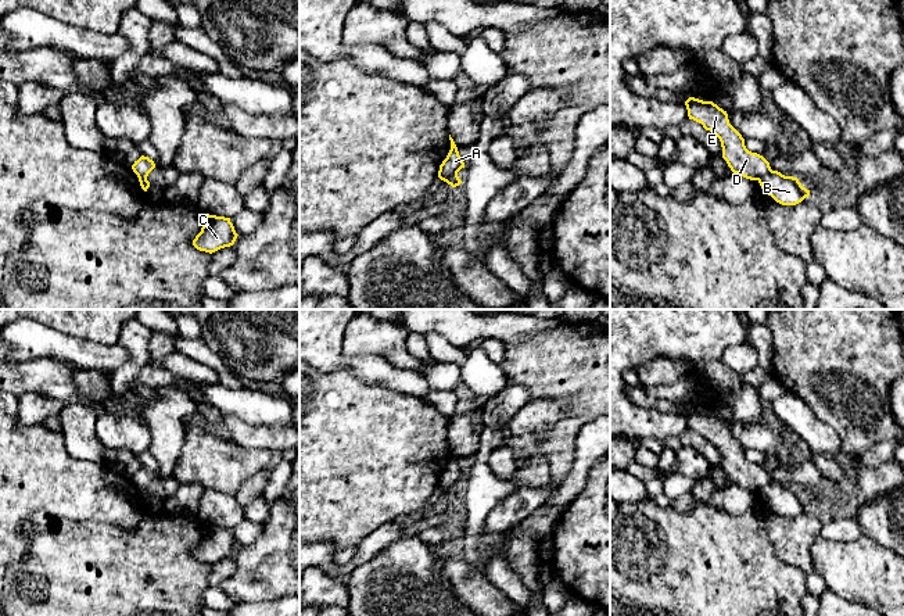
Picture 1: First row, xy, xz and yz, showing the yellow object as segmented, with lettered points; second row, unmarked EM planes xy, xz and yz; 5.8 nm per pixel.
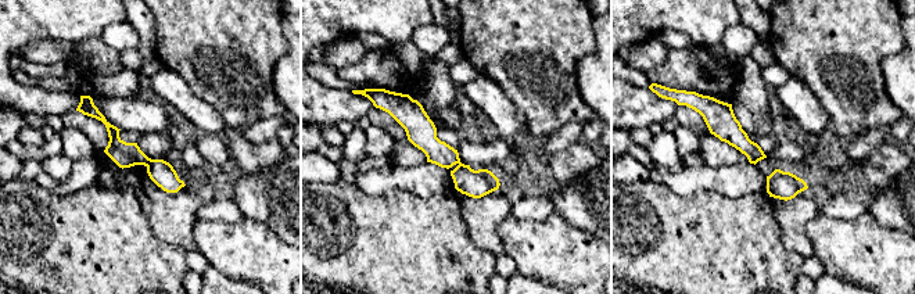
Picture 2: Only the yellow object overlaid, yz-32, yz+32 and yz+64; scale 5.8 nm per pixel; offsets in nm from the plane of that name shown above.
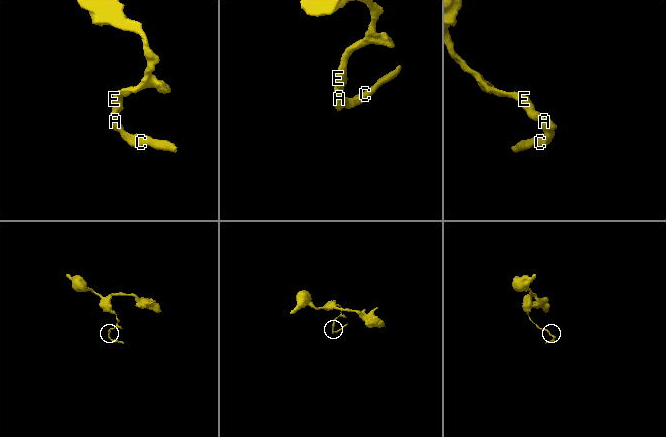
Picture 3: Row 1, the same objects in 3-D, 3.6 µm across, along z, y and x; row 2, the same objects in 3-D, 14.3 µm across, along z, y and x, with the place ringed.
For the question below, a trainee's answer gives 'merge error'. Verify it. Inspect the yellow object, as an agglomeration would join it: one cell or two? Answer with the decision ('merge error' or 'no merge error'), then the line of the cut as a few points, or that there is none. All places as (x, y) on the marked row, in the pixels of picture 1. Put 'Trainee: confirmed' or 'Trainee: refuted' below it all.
no merge error; cut none
Trainee: refuted

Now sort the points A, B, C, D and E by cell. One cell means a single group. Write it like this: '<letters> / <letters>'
A B C D E

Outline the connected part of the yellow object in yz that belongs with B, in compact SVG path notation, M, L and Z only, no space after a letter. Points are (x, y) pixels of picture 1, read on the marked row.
M689 97L688 117L713 132L721 142L722 158L733 173L757 180L765 194L782 205L796 205L810 196L797 178L772 171L770 162L745 146L742 135L729 123L728 114L713 101Z

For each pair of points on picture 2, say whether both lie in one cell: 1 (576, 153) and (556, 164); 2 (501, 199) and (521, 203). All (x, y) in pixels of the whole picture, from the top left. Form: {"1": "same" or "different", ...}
{"1": "same", "2": "different"}

